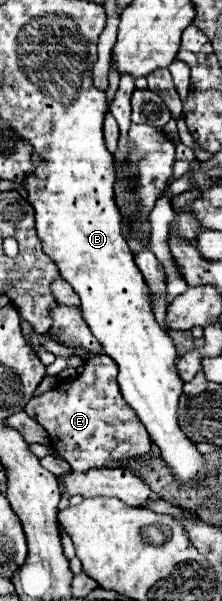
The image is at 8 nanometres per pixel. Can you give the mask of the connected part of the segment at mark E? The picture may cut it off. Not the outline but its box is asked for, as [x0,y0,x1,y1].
[25,354,151,472]

